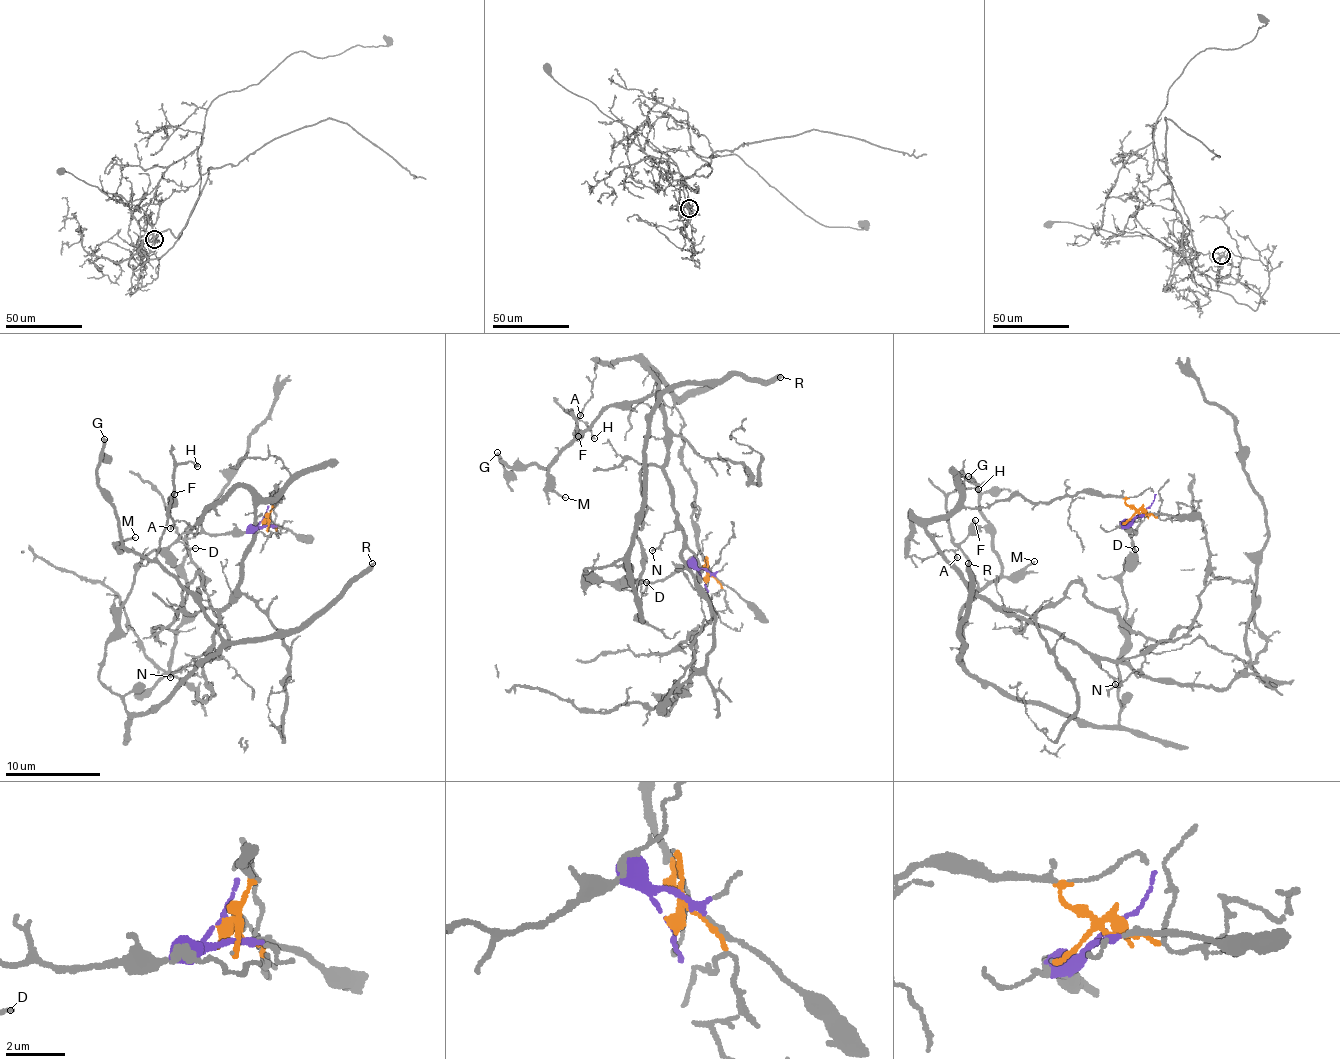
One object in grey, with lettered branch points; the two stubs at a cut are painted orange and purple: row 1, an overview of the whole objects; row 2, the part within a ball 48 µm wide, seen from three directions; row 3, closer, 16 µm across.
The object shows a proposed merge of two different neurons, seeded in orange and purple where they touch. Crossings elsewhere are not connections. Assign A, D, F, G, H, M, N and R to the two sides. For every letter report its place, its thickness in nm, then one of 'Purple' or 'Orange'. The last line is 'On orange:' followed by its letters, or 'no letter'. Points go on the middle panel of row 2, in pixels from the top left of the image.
A: Place: (580, 415). Thickness 160 nm. Orange
D: Place: (646, 582). Thickness 120 nm. Purple
F: Place: (578, 436). Thickness 550 nm. Purple
G: Place: (497, 452). Thickness 260 nm. Purple
H: Place: (594, 438). Thickness 160 nm. Purple
M: Place: (565, 497). Thickness 130 nm. Purple
N: Place: (652, 550). Thickness 130 nm. Orange
R: Place: (780, 377). Thickness 360 nm. Purple
On orange: A, N

